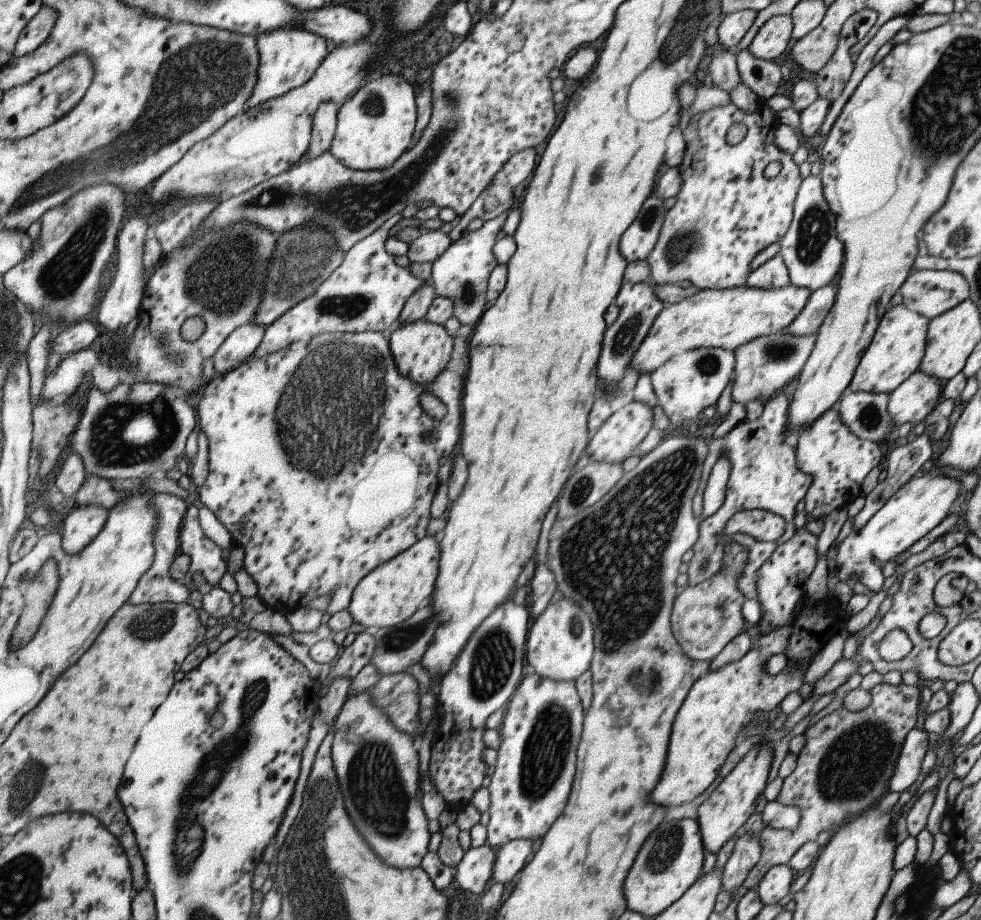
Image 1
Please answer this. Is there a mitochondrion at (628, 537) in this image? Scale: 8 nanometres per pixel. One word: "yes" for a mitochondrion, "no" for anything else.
yes

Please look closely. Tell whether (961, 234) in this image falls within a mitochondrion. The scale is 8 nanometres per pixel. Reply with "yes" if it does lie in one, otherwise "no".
yes

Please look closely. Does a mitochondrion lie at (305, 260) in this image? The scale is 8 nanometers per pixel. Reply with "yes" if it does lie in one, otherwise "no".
yes

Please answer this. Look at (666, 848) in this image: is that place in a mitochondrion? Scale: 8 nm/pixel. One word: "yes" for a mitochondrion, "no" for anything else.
yes

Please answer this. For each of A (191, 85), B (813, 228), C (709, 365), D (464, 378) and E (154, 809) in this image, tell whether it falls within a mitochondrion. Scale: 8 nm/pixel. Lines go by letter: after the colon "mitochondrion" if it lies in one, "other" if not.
A: mitochondrion
B: mitochondrion
C: mitochondrion
D: other
E: mitochondrion

